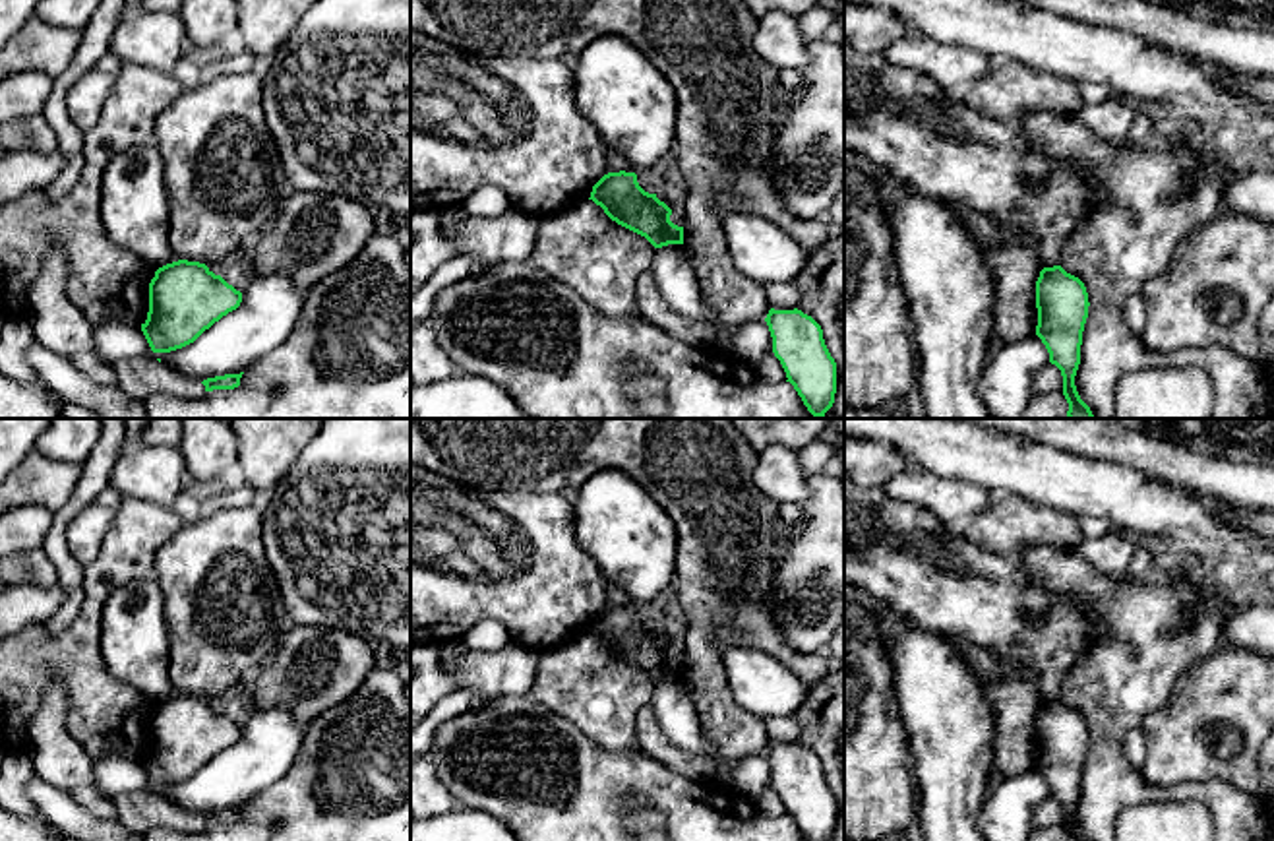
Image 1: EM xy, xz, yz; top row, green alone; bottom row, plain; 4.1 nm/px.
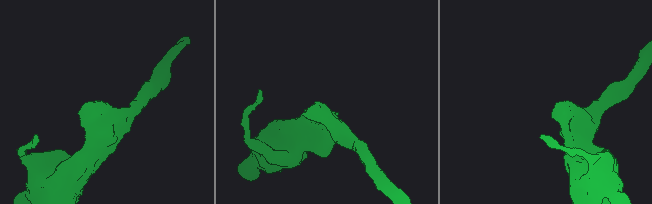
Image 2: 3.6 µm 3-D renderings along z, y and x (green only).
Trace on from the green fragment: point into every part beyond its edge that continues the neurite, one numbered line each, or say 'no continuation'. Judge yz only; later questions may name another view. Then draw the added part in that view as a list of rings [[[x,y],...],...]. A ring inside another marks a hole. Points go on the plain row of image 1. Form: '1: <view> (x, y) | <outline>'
no continuation

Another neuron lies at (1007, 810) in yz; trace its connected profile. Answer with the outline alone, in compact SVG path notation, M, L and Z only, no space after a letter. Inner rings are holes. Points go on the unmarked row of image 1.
M1036 767L993 783L978 812L986 841L1026 841L1034 808L1047 796L1049 787Z

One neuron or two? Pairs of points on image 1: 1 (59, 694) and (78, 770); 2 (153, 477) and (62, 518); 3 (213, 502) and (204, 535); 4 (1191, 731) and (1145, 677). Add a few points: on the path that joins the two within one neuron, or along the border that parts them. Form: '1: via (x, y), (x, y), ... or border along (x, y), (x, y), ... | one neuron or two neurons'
1: via (55, 714), (55, 747), (59, 750) | one neuron
2: border along (124, 448), (109, 483) | two neurons
3: border along (250, 504), (221, 508), (200, 518) | two neurons
4: border along (1193, 663), (1176, 681), (1170, 698), (1139, 725) | two neurons

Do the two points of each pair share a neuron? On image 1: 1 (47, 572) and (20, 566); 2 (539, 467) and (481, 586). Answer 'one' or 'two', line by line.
1: one
2: two

